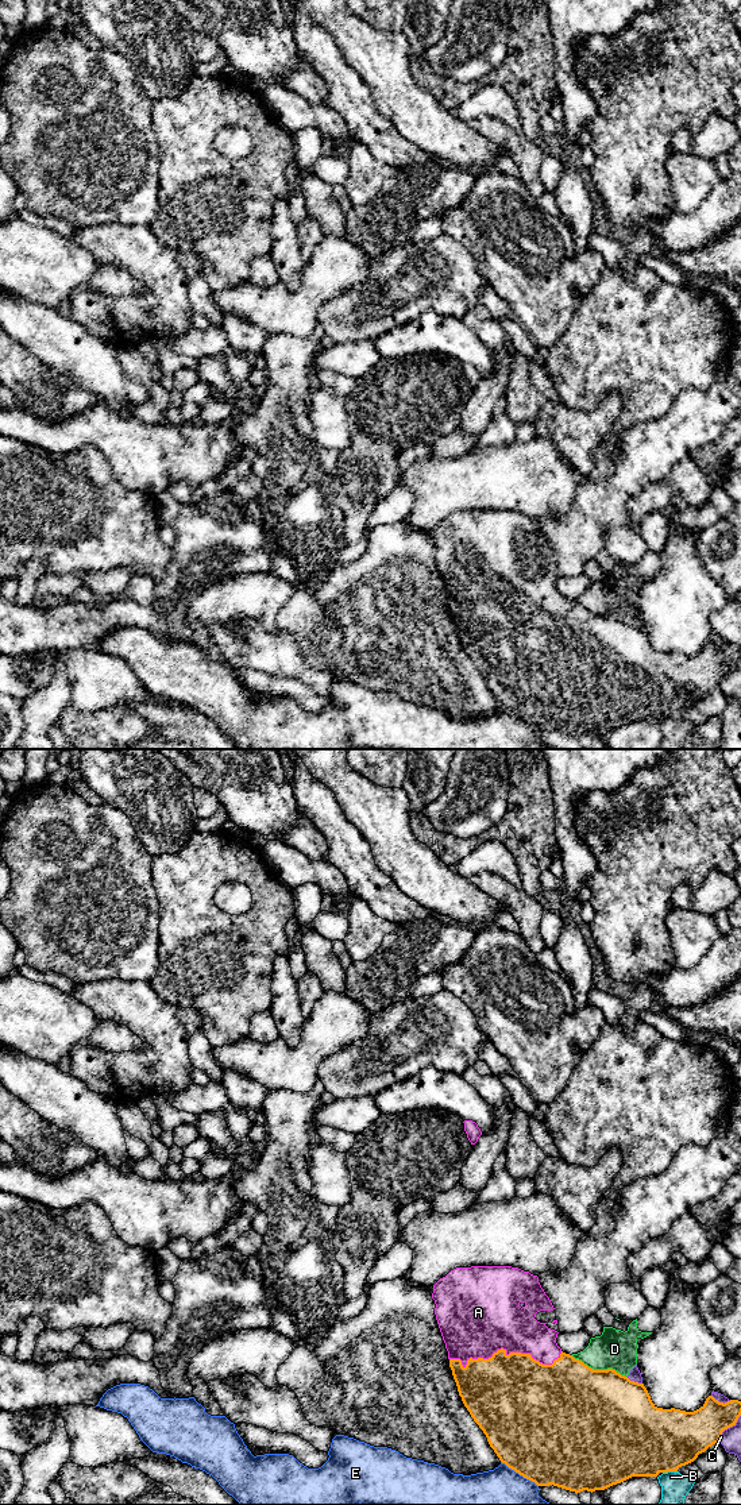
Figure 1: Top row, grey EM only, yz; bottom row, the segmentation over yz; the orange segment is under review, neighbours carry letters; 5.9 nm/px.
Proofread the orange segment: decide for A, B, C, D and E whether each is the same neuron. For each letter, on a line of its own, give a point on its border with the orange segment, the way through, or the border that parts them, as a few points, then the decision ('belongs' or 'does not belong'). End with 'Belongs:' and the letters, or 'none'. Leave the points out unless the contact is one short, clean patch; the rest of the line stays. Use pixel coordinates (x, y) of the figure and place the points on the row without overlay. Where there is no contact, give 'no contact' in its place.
A: meets orange in yz at (505, 595); belongs
B: meets orange in yz at (670, 714); border along yz (676, 714), (663, 717); does not belong
C: meets orange in yz at (721, 647); does not belong
D: meets orange in yz at (599, 614); does not belong
E: meets orange in yz at (520, 718); does not belong
Belongs: A

